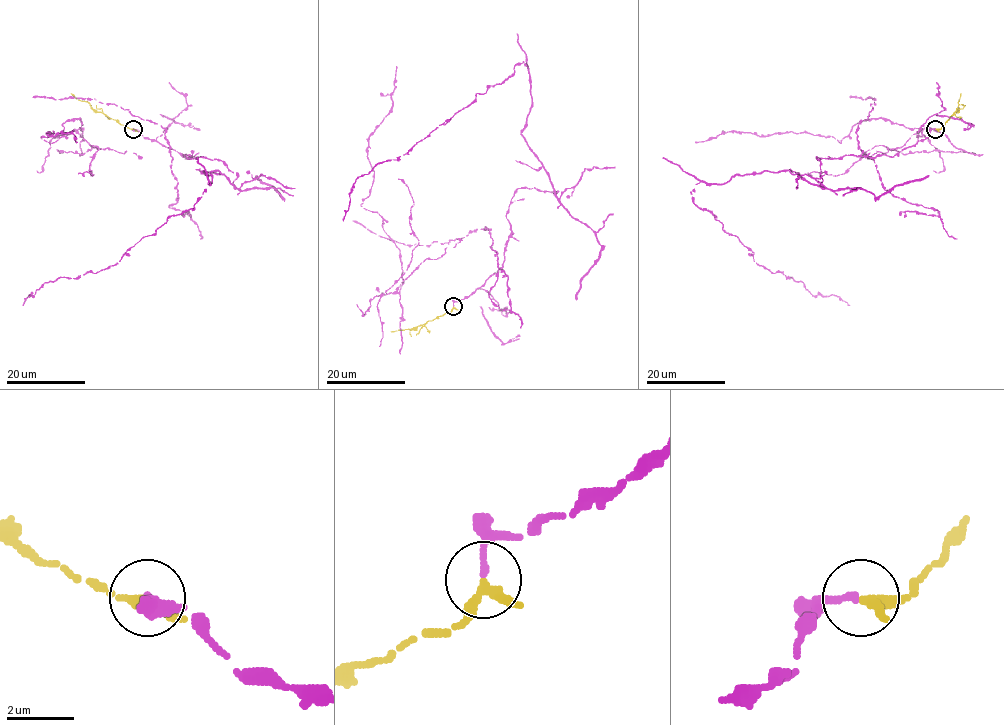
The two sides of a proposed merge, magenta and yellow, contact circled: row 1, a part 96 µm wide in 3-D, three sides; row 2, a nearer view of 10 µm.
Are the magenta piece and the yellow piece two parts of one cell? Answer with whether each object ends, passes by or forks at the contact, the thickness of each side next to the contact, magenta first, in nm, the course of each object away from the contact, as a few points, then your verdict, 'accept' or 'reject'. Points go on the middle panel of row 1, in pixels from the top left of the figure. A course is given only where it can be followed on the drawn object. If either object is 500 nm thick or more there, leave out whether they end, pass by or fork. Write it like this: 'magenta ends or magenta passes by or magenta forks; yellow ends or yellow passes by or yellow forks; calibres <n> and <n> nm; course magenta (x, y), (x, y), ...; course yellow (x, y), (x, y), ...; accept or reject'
magenta ends; yellow passes by; calibres 220 and 240 nm; course magenta (453, 306), (503, 263), (518, 188), (557, 193), (520, 134), (525, 63), (359, 176), (343, 220); course yellow (453, 307), (450, 312), (415, 327), (390, 331); accept

